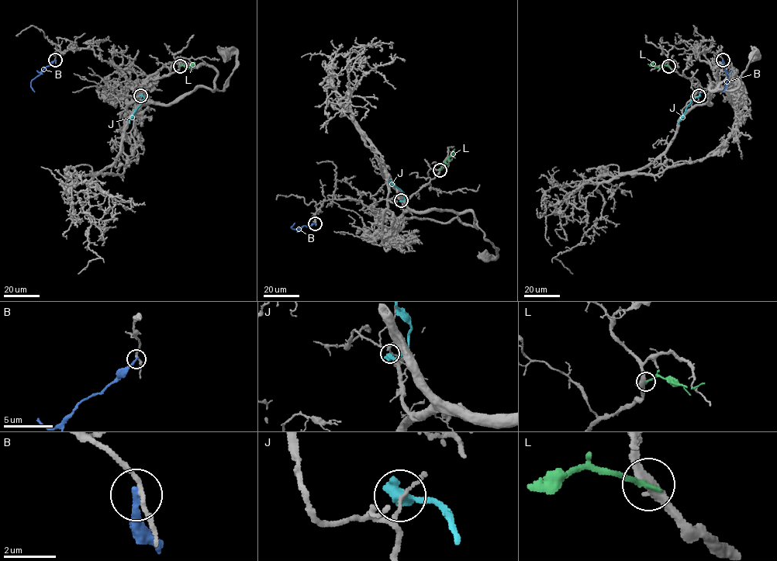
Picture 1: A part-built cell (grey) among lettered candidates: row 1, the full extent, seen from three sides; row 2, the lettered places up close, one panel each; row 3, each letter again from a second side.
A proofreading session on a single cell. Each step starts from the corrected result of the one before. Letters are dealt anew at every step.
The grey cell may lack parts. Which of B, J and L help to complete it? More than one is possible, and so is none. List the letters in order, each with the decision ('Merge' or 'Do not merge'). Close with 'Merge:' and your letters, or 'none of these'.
B: Do not merge
J: Do not merge
L: Do not merge
Merge: none of these

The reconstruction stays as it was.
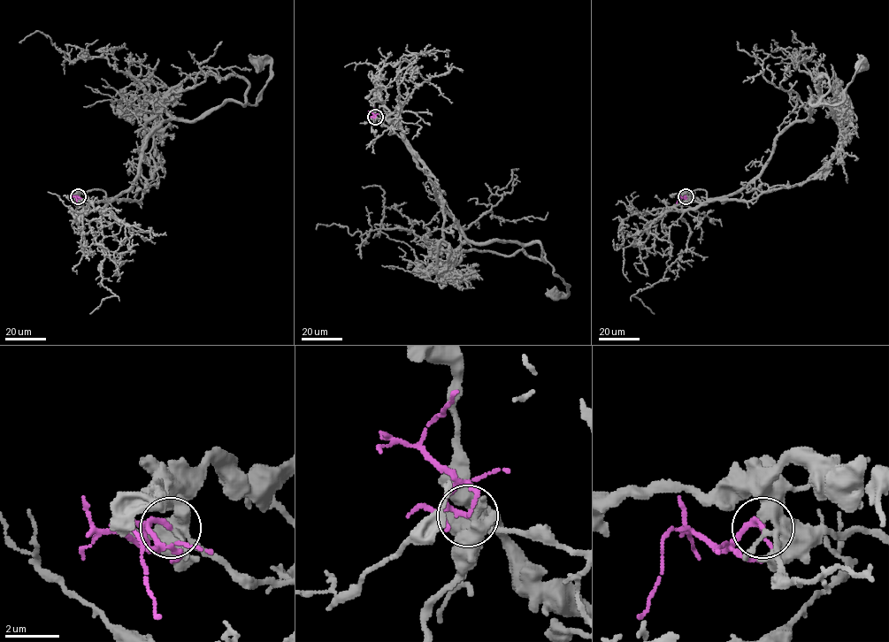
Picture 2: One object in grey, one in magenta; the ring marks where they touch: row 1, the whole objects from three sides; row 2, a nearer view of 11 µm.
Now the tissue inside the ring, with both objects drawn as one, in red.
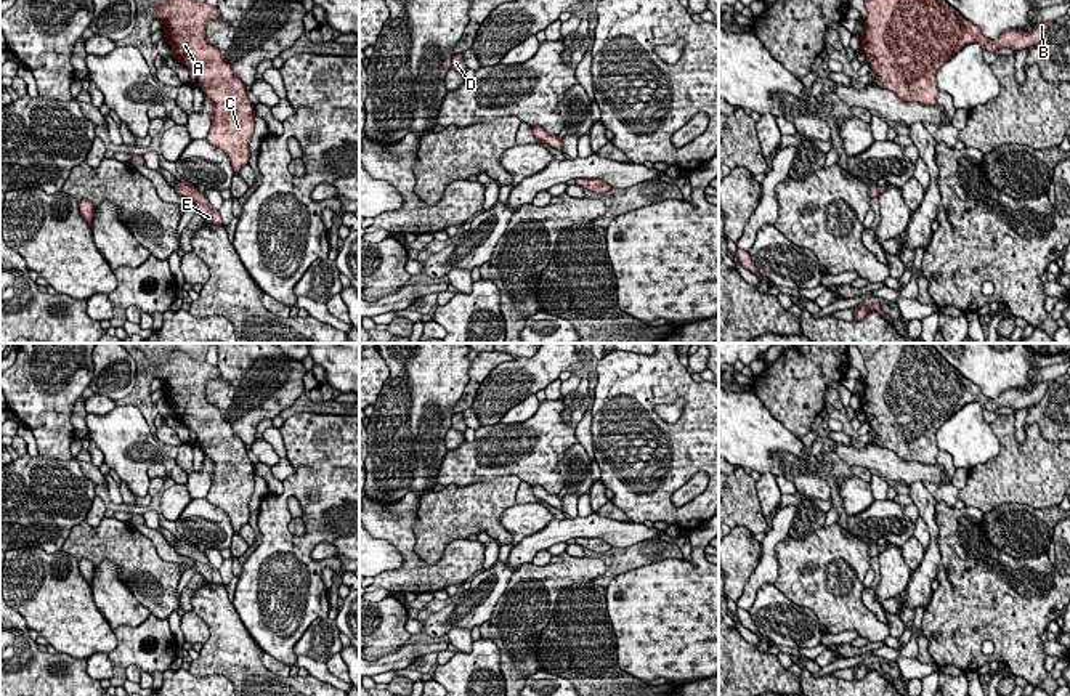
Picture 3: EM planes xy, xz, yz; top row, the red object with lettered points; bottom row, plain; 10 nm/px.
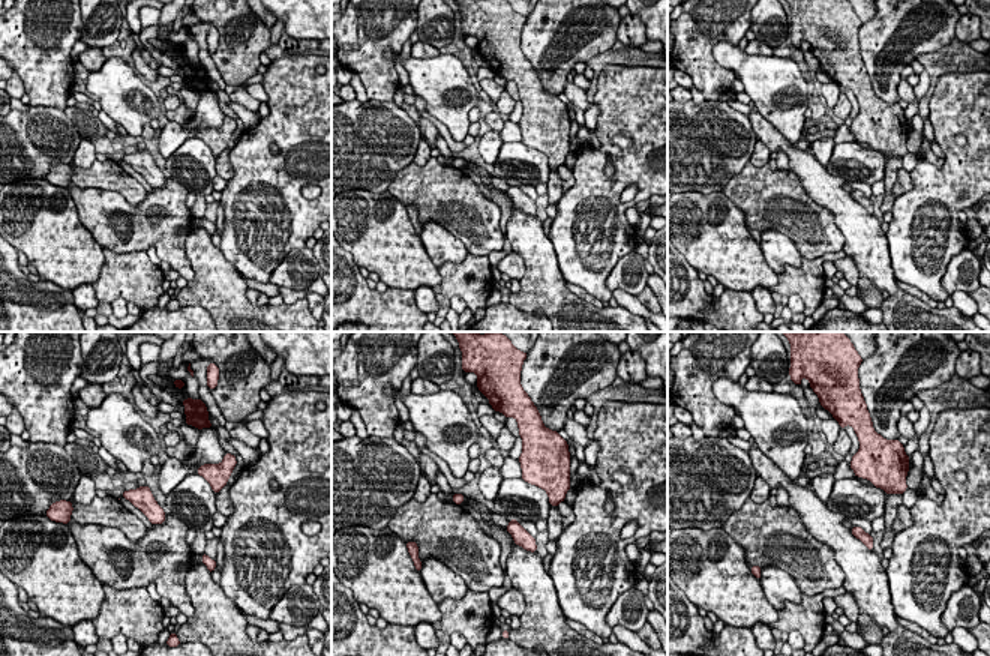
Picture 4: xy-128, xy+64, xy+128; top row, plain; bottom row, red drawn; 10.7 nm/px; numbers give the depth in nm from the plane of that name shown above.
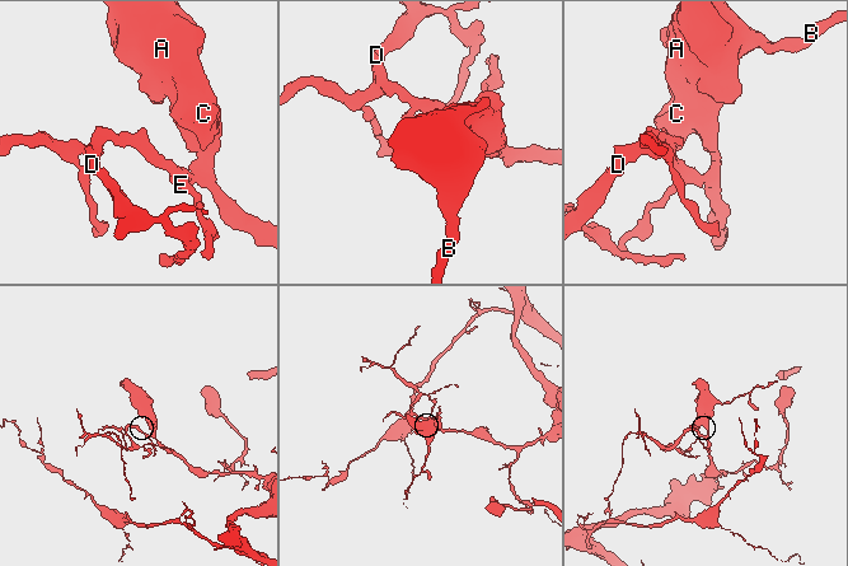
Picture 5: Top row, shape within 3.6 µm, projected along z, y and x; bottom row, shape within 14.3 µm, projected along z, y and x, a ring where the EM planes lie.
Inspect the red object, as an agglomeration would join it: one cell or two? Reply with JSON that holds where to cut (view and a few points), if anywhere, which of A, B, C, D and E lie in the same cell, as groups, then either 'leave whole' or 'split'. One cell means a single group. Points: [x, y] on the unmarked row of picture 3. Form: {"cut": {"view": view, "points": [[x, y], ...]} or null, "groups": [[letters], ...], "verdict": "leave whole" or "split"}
{"cut": null, "groups": [["A", "B", "C", "D", "E"]], "verdict": "leave whole"}

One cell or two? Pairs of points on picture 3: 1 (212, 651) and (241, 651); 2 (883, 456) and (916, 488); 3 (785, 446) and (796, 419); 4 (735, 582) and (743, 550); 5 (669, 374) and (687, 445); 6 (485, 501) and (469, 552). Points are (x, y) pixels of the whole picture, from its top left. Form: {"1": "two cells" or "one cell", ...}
{"1": "one cell", "2": "two cells", "3": "two cells", "4": "one cell", "5": "one cell", "6": "two cells"}

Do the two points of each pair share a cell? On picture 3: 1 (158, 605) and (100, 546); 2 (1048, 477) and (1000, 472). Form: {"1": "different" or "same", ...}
{"1": "same", "2": "same"}

